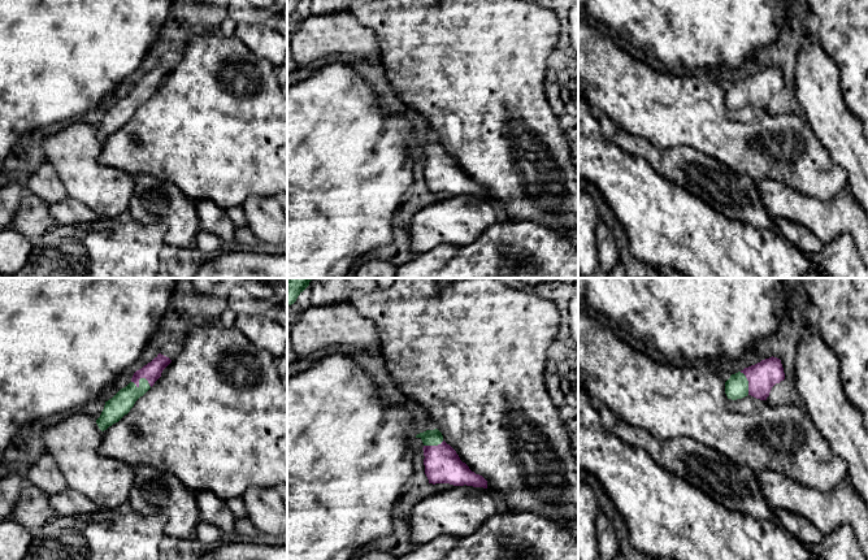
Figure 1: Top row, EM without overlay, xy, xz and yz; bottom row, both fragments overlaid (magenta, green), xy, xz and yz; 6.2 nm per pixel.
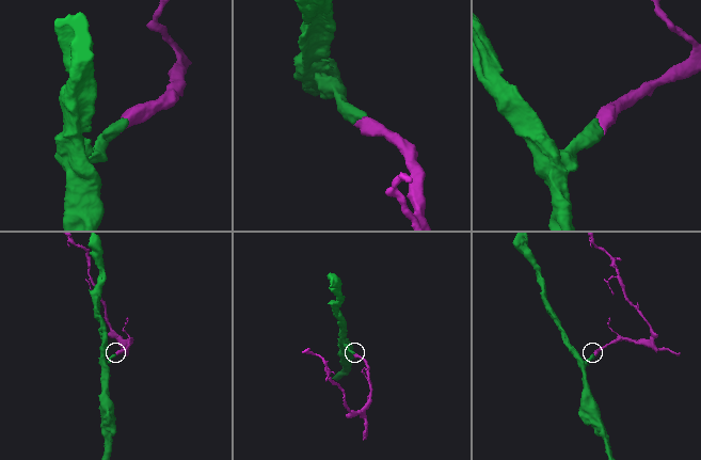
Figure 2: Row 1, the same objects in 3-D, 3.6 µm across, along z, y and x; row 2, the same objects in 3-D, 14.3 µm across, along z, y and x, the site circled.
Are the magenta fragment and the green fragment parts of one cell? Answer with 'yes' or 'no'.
yes

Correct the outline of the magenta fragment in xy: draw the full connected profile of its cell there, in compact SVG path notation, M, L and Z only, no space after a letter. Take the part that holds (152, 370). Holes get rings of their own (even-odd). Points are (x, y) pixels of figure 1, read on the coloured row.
M159 353L151 363L136 370L131 382L105 401L100 417L96 420L99 429L104 431L127 414L135 401L155 385L170 363L169 357Z

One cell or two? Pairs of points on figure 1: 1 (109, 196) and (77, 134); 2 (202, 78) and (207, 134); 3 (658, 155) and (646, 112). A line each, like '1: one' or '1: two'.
1: one
2: one
3: two

